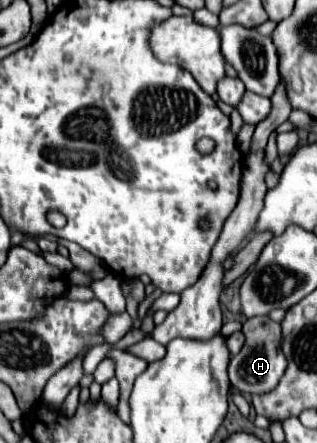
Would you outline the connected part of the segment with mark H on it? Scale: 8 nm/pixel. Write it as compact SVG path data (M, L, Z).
M252 317L252 319L246 319L242 333L246 335L246 343L244 343L242 351L238 355L234 355L230 361L230 367L228 367L230 383L242 395L268 393L278 385L280 377L286 371L286 357L280 349L280 337L282 337L280 323L274 323L268 317Z

